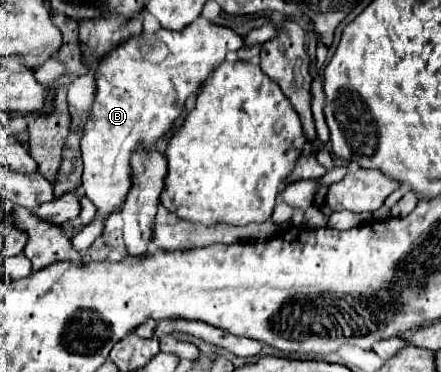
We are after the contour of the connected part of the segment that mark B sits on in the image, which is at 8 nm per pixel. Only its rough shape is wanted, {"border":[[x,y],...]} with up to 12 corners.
{"border":[[198,16],[132,36],[100,60],[80,142],[102,236],[154,148],[242,44]]}

